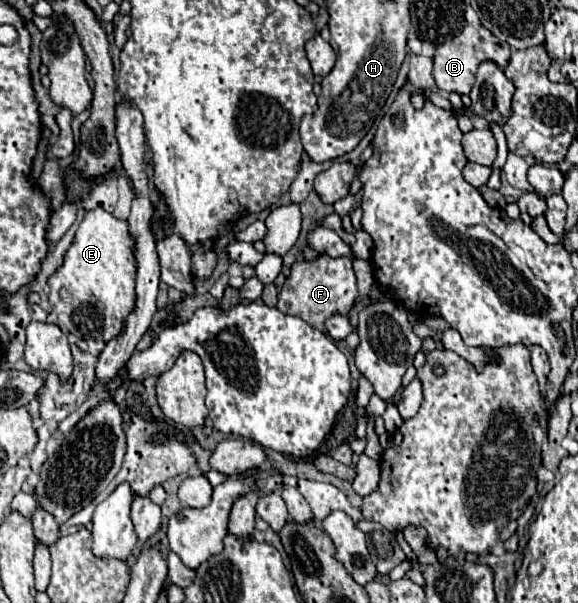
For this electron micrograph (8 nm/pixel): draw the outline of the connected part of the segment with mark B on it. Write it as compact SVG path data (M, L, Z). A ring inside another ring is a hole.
M467 25L455 39L439 45L433 57L433 79L441 91L455 91L455 93L469 93L475 83L475 71L481 61L497 61L497 65L505 67L511 57L509 45L503 45L493 37L485 27L471 27Z

